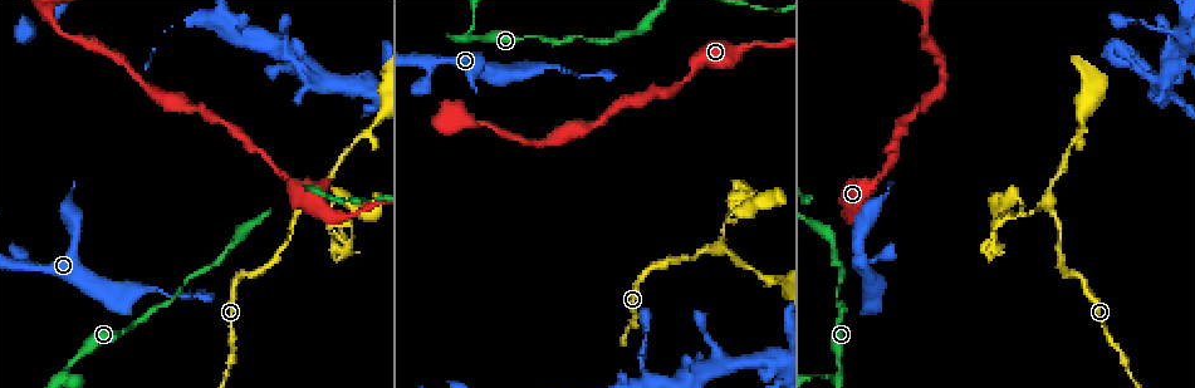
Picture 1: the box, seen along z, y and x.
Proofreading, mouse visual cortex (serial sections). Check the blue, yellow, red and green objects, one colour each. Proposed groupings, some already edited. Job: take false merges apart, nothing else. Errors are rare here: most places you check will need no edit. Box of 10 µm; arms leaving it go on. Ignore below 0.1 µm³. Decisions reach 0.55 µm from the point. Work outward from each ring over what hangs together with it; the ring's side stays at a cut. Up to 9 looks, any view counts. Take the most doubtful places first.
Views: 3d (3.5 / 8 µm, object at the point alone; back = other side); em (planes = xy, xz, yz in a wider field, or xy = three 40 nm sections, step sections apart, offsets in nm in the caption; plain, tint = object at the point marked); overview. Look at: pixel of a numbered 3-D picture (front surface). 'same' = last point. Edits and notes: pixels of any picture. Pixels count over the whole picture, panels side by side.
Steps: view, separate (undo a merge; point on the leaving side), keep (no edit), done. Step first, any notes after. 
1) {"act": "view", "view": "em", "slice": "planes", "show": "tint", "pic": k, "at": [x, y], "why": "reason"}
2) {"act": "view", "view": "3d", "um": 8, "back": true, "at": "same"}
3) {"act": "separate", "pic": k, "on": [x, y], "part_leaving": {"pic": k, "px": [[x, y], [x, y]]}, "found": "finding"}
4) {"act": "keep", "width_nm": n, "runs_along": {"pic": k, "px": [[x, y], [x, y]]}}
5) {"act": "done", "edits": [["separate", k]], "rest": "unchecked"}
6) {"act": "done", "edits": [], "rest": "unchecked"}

{"act": "view", "view": "3d", "um": 8, "pic": 1, "at": [841, 367], "why": "two arms in line, one across"}

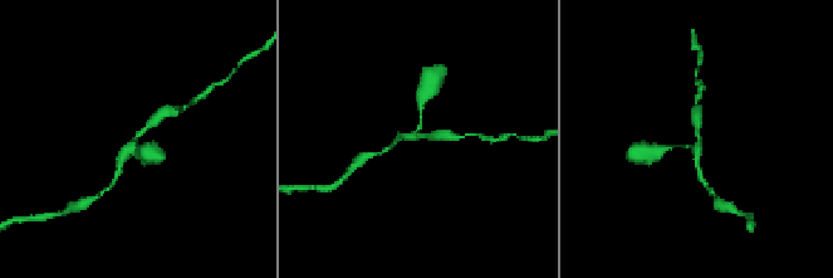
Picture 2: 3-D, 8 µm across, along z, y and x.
{"act": "view", "view": "3d", "um": 3.5, "at": "same"}

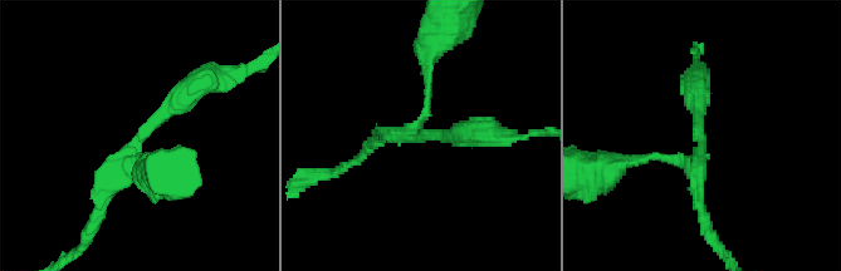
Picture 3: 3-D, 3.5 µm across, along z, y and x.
{"act": "view", "view": "em", "slice": "xy", "step": 3, "show": "tint", "pic": 3, "at": [424, 133]}

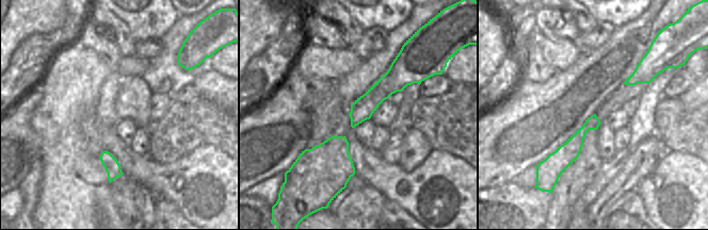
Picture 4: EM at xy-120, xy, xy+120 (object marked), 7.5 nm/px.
{"act": "keep", "arm_widths_nm": [100, 200, 300], "runs_along": {"pic": 4, "px": [[419, 76], [391, 81], [353, 124]]}, "found": "all the same cell"}

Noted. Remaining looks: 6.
{"act": "view", "view": "3d", "um": 3.5, "back": true, "pic": 1, "at": [1022, 209], "why": "sharp bend"}

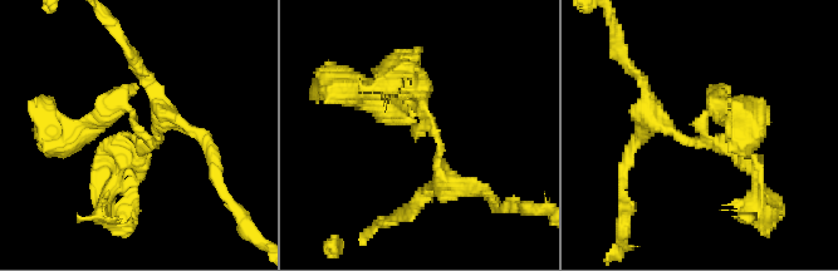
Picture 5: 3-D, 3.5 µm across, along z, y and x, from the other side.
{"act": "view", "view": "em", "slice": "xy", "step": 1, "show": "tint", "pic": 5, "at": [144, 135]}

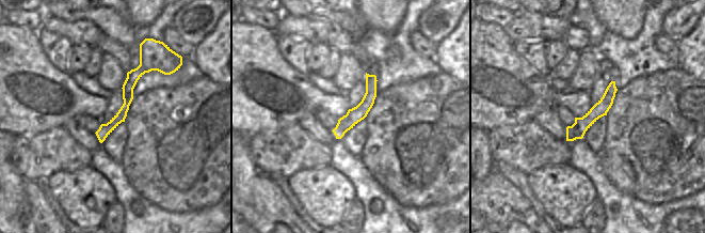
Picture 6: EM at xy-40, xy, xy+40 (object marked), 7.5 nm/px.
{"act": "separate", "pic": 5, "on": [406, 79], "width_nm": 120, "part_leaving": {"pic": 5, "px": [[426, 118], [383, 73], [398, 57]]}, "found": "a second cell is stuck on"}

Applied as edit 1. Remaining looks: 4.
{"act": "view", "view": "3d", "um": 8, "pic": 1, "at": [119, 293], "why": "calibre changes"}

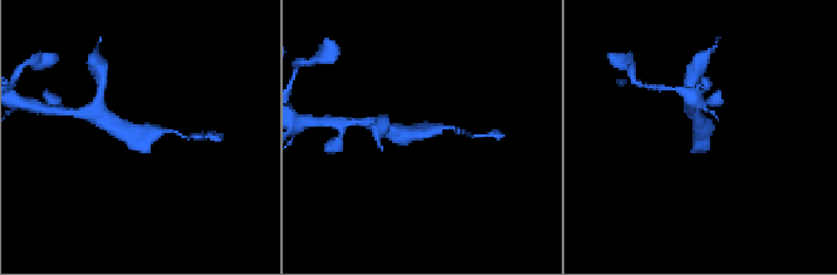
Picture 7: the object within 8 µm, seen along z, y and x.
{"act": "view", "view": "em", "slice": "xy", "step": 3, "show": "tint", "at": "same", "why": "now the EM"}

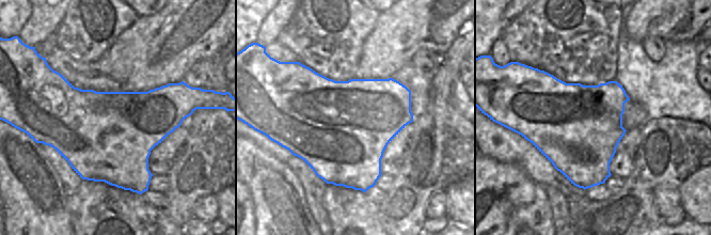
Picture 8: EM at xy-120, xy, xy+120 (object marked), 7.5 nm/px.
{"act": "keep", "runs_along": {"pic": 7, "px": [[103, 119], [126, 133], [174, 132]]}, "found": "all the same cell"}

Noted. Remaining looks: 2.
{"act": "view", "view": "3d", "um": 3.5, "pic": 1, "at": [53, 21], "why": "calibre changes"}

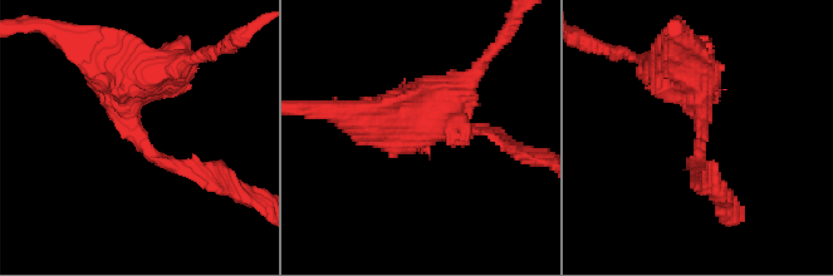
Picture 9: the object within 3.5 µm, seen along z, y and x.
{"act": "view", "view": "em", "slice": "planes", "show": "tint", "pic": 9, "at": [700, 137], "arm_widths_nm": [150, 400], "why": "need the tissue"}

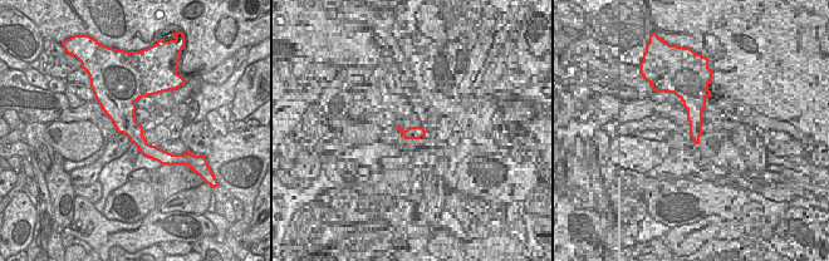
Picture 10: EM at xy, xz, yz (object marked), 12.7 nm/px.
{"act": "keep", "runs_along": {"pic": 9, "px": [[700, 178], [700, 108], [694, 85]]}, "found": "continuous, no second cell"}

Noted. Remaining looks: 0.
{"act": "done", "edits": [["separate", 5]], "rest": "unchecked"}

